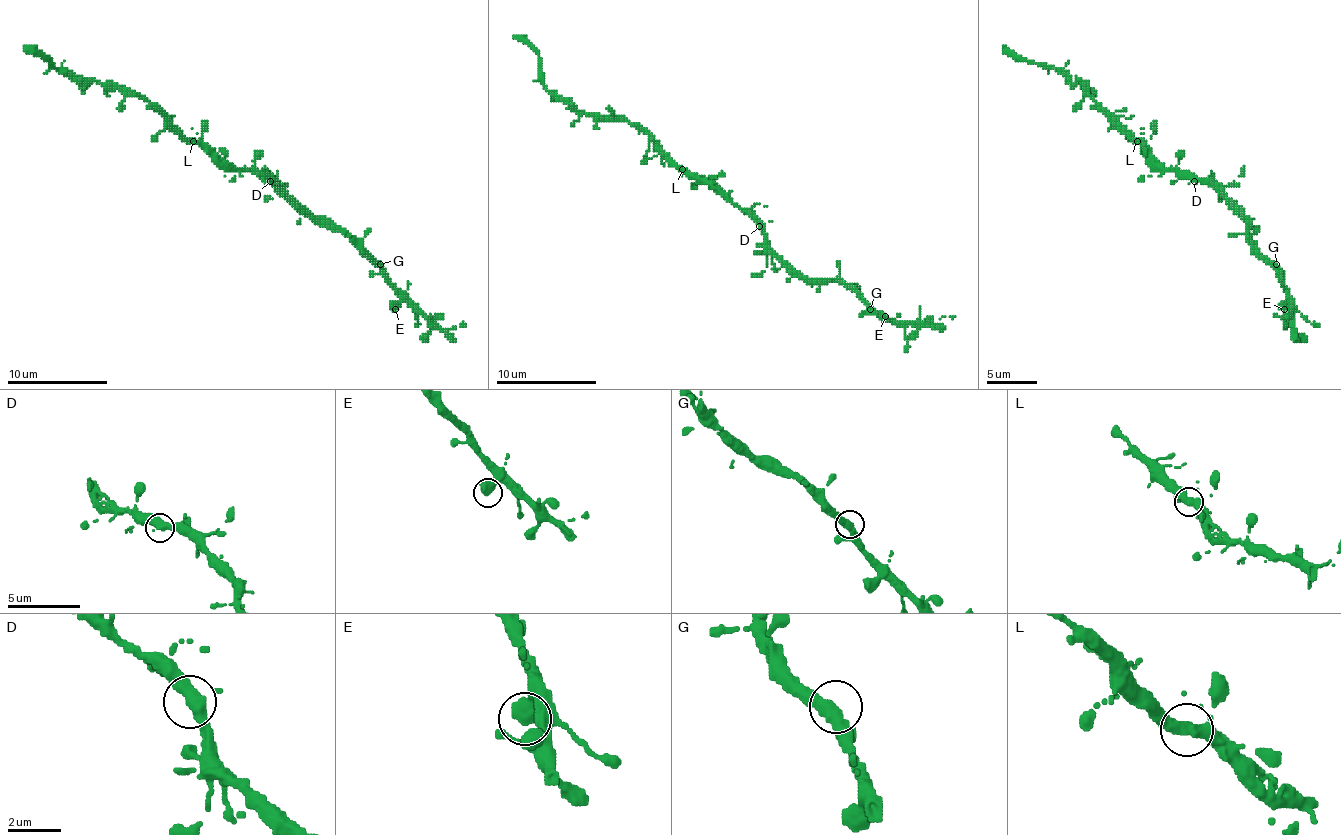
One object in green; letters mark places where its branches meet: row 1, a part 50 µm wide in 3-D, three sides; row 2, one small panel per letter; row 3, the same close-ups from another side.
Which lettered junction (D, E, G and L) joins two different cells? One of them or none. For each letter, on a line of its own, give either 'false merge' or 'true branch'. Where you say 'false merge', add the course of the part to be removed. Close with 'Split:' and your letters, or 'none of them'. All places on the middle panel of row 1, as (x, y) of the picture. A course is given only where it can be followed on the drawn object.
D: true branch
E: true branch
G: true branch
L: true branch
Split: none of them

